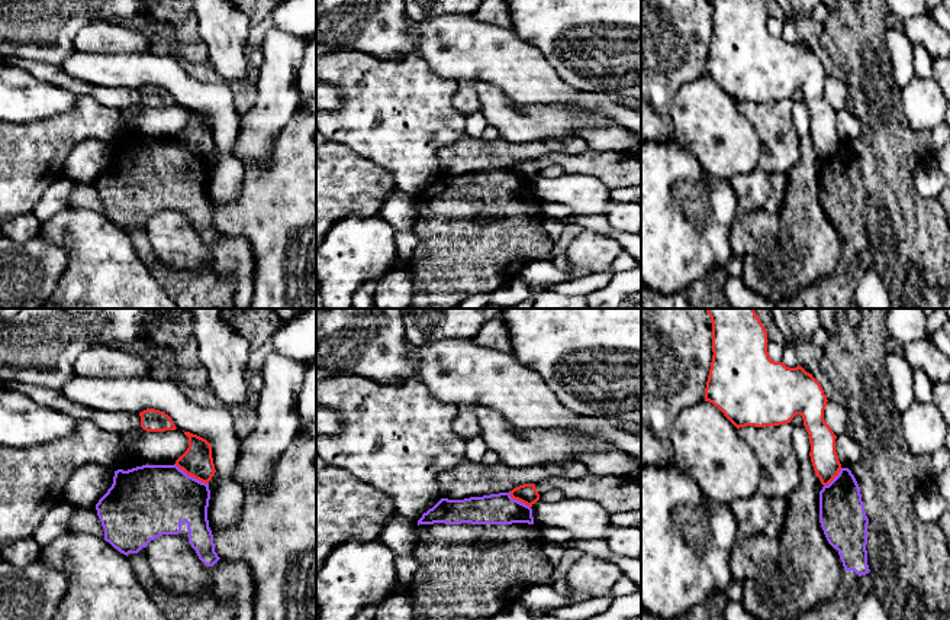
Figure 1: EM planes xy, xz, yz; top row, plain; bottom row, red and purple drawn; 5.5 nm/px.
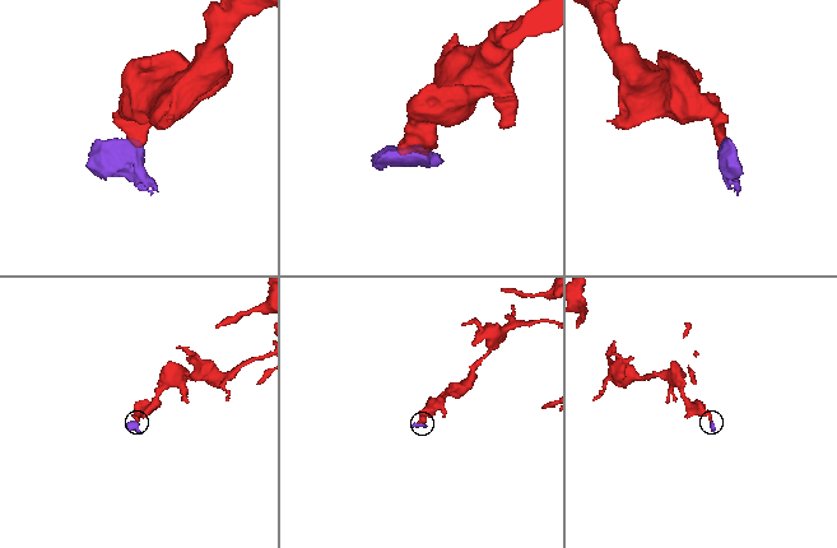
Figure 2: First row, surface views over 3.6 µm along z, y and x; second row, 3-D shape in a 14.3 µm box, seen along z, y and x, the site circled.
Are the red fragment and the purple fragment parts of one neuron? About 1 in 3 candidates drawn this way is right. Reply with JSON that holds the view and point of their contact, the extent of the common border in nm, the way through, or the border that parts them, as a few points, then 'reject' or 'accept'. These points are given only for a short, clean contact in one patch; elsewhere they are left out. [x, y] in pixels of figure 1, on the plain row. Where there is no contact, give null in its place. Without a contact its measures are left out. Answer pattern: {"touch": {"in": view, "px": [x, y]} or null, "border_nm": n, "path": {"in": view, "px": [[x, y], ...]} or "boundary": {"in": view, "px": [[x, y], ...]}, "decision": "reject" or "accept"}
{"touch": {"in": "xy", "px": [192, 151]}, "border_nm": 220, "boundary": {"in": "xy", "px": [[174, 139], [208, 160]]}, "decision": "reject"}

